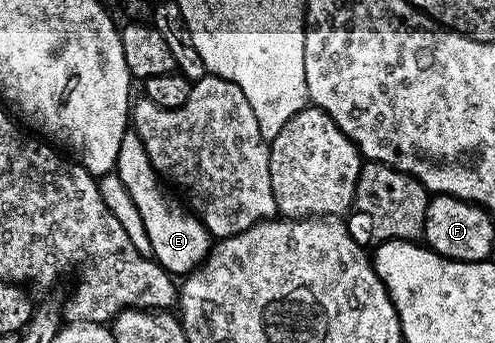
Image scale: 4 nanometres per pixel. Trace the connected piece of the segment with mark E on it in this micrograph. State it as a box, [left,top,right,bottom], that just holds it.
[114,131,213,275]

